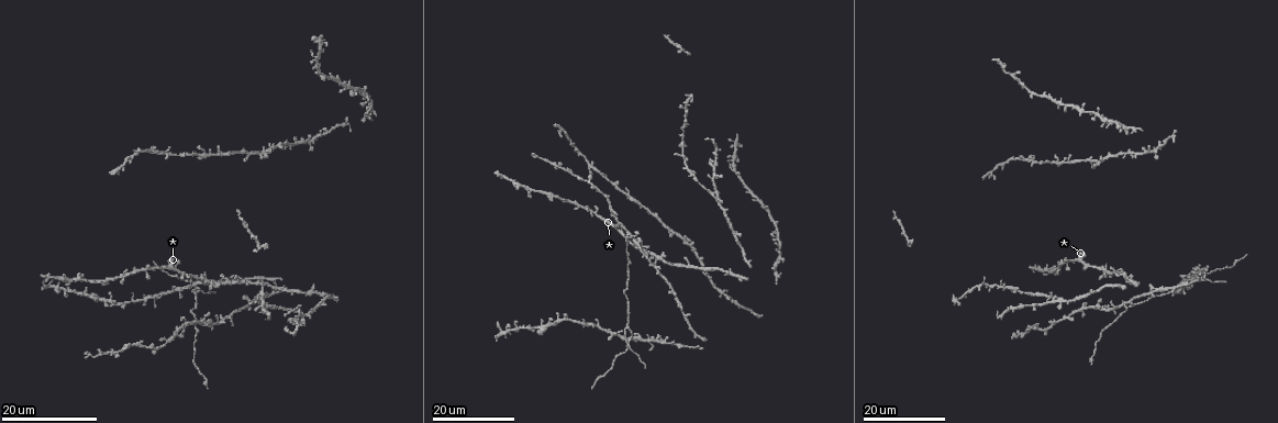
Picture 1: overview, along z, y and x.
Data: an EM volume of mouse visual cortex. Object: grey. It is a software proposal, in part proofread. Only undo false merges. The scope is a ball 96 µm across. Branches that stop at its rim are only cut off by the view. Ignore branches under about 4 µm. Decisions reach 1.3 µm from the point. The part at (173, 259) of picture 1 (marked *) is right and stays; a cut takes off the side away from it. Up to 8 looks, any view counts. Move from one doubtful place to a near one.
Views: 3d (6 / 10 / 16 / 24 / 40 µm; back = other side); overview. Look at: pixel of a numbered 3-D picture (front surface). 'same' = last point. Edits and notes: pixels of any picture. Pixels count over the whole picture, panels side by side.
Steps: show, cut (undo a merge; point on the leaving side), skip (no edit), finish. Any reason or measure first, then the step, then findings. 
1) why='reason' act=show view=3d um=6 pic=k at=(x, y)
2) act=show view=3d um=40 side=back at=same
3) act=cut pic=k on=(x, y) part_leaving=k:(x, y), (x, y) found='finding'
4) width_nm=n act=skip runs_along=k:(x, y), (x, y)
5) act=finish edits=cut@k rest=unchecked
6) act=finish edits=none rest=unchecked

why='three-way junction' act=show view=3d um=24 pic=1 at=(544, 160)

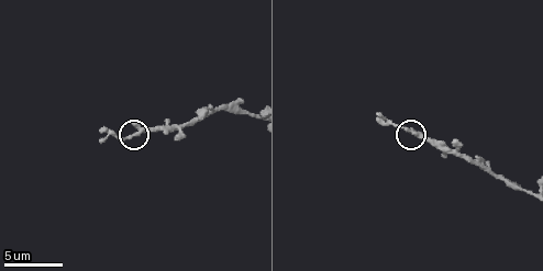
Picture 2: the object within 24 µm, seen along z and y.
why='closer look' act=show view=3d um=10 pic=2 at=(138, 134)

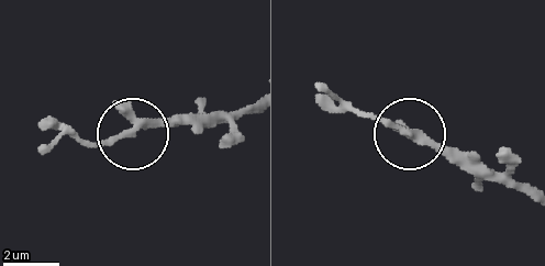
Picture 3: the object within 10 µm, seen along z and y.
width_nm=250 act=skip runs_along=3:(249, 104), (164, 121), (108, 142), (60, 135) found='all the same neuron'

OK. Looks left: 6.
why='four or more arms meet' act=show view=3d um=24 pic=1 at=(627, 343)

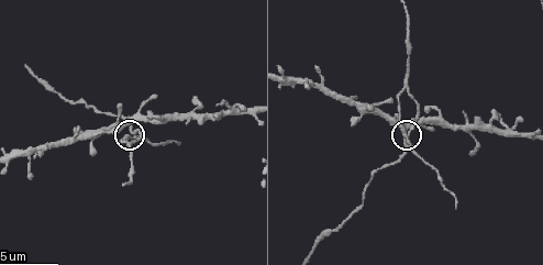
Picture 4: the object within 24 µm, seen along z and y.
act=show view=3d um=6 pic=4 at=(406, 139)

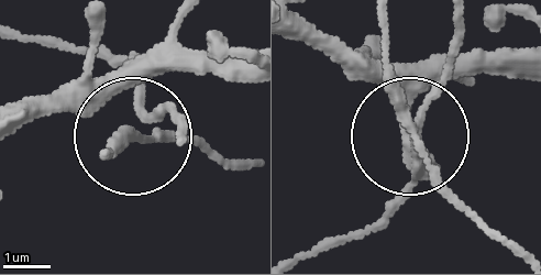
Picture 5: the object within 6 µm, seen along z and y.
why='from behind' act=show view=3d um=6 side=back pic=5 at=(139, 138)

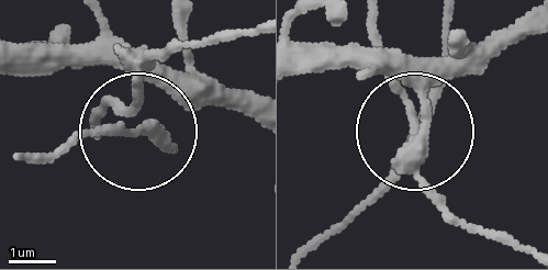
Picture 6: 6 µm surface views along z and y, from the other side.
arms=4 act=skip found='one neuron here'

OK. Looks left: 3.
why='looks like a crossing' act=show view=3d um=16 pic=1 at=(632, 201)

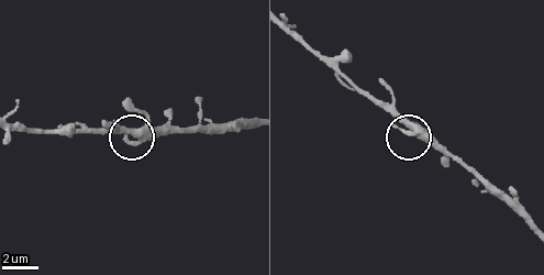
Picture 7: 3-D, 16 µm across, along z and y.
act=show view=3d um=6 pic=7 at=(137, 129)

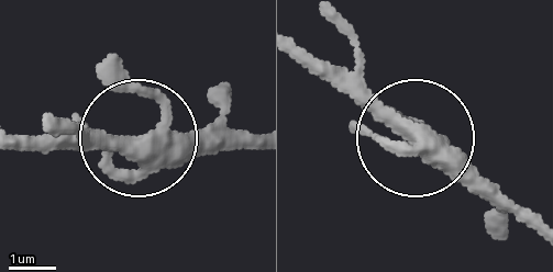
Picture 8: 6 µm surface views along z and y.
act=skip found='one neuron here'

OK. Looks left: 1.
act=finish edits=none rest=unchecked

